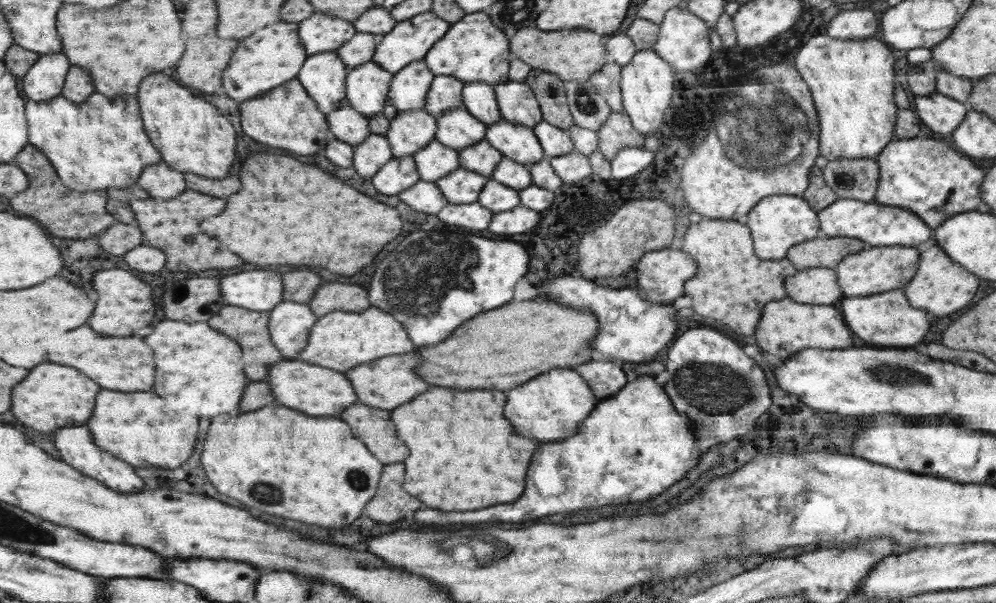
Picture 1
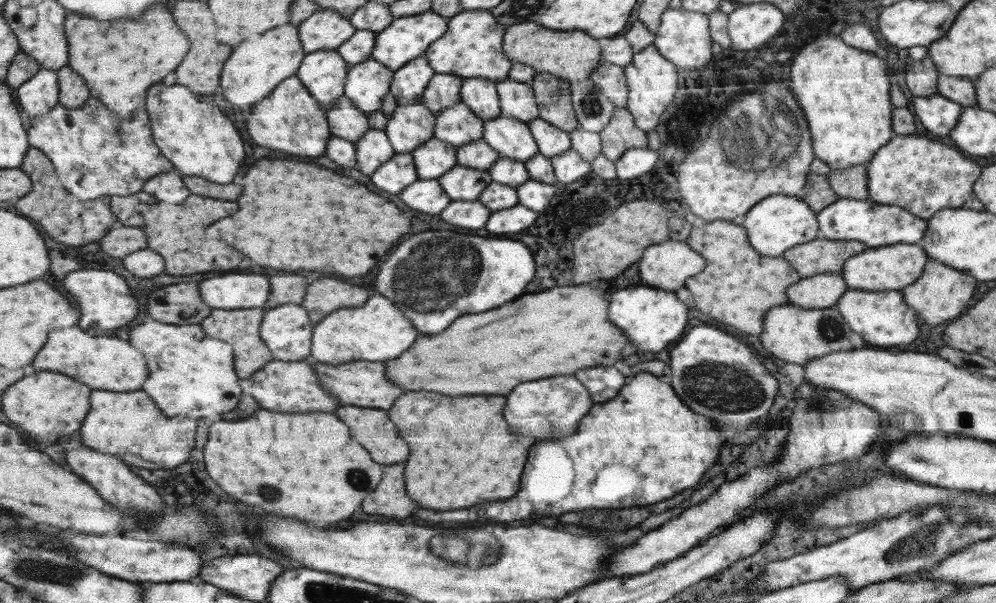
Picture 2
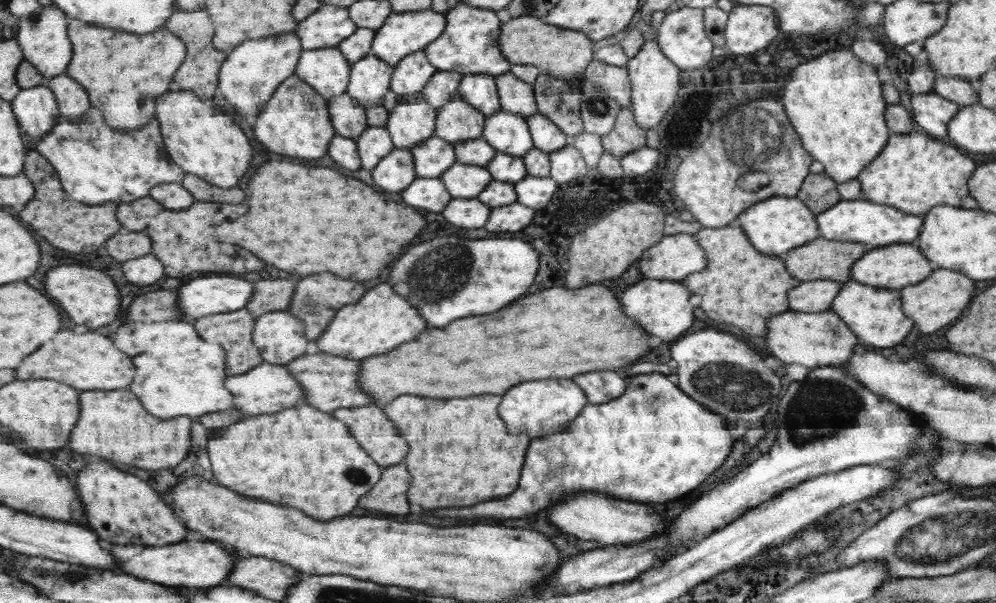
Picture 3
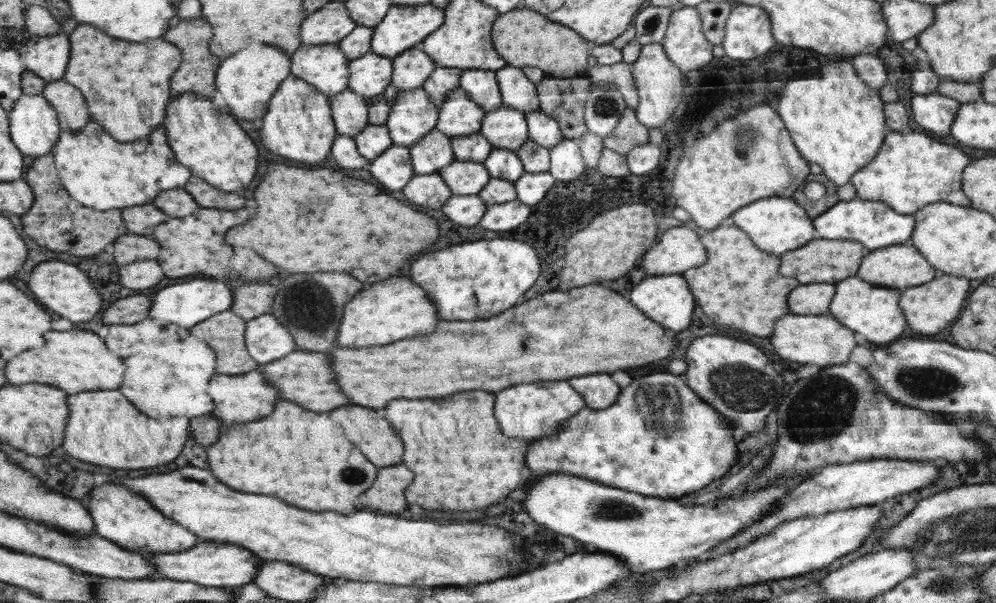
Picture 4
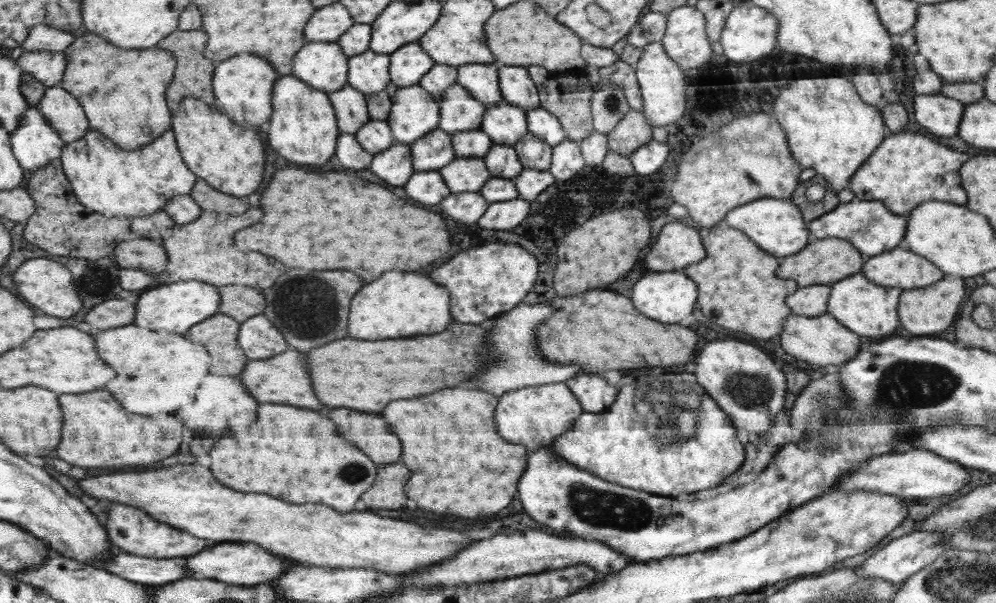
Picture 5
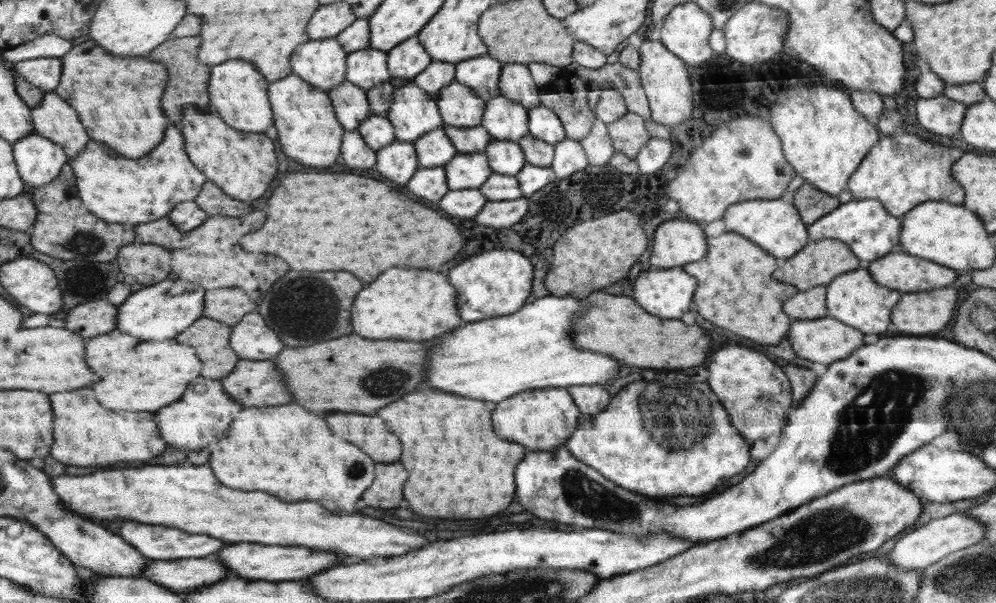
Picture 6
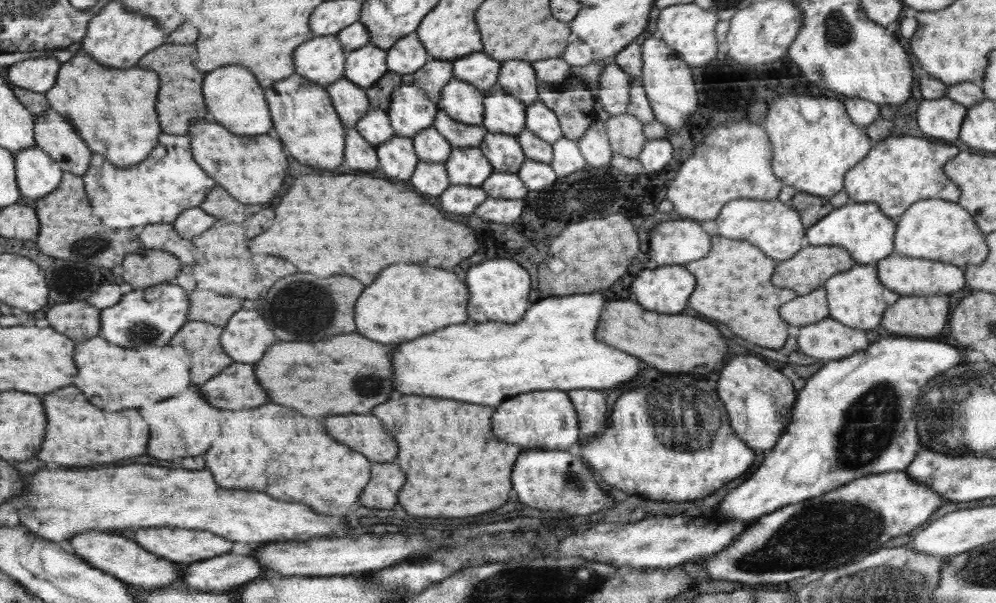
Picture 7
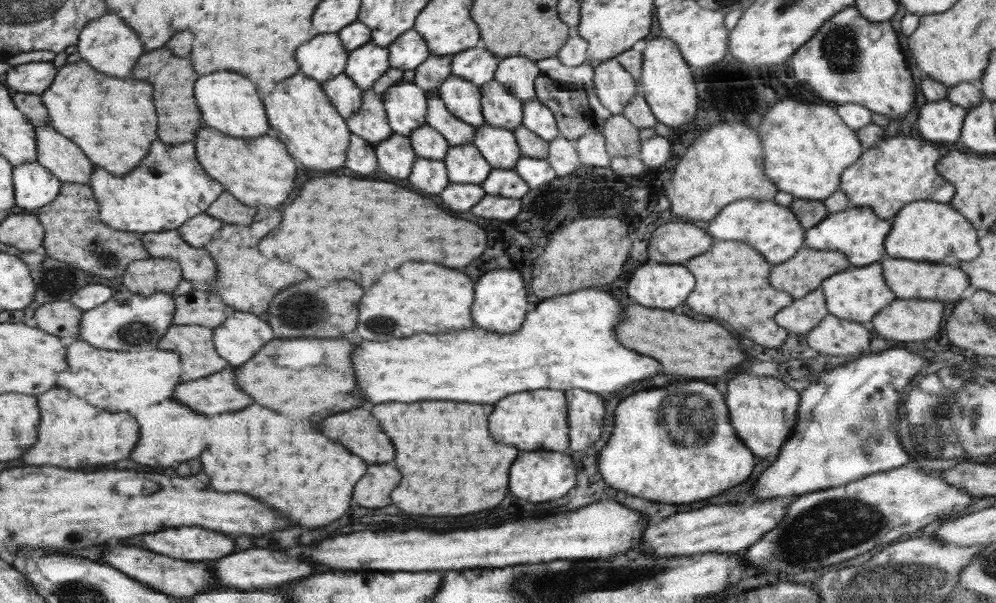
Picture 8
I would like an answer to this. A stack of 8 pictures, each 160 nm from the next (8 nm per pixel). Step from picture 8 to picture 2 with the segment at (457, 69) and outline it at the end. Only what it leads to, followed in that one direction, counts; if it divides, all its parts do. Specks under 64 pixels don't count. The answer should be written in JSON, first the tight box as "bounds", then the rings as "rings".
{"bounds":[461,77,501,121],"rings":[[[481,77],[464,79],[461,84],[461,102],[466,103],[475,115],[487,121],[501,115],[499,98],[496,90],[496,81]]]}

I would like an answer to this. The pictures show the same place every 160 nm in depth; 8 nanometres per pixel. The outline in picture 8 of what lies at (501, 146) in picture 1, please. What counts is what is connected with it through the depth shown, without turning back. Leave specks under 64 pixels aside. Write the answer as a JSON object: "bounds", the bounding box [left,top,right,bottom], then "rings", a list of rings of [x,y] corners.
{"bounds":[480,79,523,131],"rings":[[[492,79],[480,89],[486,124],[511,131],[523,124],[522,102],[507,86]]]}

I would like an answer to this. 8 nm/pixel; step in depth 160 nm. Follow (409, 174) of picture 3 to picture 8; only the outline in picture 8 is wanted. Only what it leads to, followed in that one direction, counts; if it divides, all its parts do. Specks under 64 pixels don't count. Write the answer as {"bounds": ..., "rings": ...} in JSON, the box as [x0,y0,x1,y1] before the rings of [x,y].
{"bounds":[375,133,418,178],"rings":[[[393,133],[388,140],[375,144],[375,150],[380,164],[378,170],[394,178],[408,178],[418,157],[412,140],[400,133]]]}

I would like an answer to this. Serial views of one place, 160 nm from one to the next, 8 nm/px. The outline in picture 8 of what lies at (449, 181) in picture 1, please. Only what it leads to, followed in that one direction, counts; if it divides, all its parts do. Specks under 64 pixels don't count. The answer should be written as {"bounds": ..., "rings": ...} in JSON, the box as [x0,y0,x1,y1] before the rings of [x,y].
{"bounds":[443,143,493,184],"rings":[[[472,143],[452,146],[448,156],[443,158],[445,165],[450,168],[450,182],[472,182],[480,184],[493,169],[489,161]]]}

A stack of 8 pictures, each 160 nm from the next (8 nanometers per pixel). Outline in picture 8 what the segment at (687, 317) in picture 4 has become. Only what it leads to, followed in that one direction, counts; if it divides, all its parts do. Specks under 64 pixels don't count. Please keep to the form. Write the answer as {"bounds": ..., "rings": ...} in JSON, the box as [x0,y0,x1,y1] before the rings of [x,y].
{"bounds":[628,264,694,310],"rings":[[[678,264],[640,266],[628,284],[628,296],[642,306],[672,310],[682,304],[694,288],[694,276]]]}

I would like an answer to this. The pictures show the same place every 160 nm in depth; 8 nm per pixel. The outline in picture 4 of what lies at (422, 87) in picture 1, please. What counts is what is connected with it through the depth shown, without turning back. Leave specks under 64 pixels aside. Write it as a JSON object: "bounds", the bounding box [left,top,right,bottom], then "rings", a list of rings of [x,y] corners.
{"bounds":[393,47,435,91],"rings":[[[420,47],[393,58],[393,85],[398,91],[420,89],[434,72],[435,62]]]}

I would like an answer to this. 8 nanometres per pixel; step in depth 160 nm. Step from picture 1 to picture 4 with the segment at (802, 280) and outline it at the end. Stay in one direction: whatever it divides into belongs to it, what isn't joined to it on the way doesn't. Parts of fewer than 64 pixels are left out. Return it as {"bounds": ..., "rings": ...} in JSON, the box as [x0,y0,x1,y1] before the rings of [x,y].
{"bounds":[790,283,834,315],"rings":[[[812,283],[810,286],[798,286],[794,294],[790,294],[790,312],[800,315],[822,315],[829,313],[833,302],[834,283]]]}

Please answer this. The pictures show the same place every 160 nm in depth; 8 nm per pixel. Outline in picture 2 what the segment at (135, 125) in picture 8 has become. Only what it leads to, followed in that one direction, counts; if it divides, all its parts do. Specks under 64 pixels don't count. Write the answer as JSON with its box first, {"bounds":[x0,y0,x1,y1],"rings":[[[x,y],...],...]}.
{"bounds":[66,6,188,120],"rings":[[[156,6],[146,14],[146,18],[138,20],[122,20],[118,22],[96,22],[76,12],[70,12],[66,21],[67,34],[70,41],[70,64],[86,82],[90,82],[90,90],[94,98],[106,102],[110,110],[118,112],[120,118],[130,120],[134,110],[146,104],[146,92],[152,84],[162,82],[168,72],[174,72],[178,64],[184,60],[188,52],[188,38],[185,32],[178,30],[174,18],[166,8]]]}

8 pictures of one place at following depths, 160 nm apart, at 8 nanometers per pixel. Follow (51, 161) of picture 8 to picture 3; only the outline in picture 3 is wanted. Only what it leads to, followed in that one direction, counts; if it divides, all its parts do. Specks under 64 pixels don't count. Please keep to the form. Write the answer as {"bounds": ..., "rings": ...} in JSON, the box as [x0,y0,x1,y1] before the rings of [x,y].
{"bounds":[49,73,92,122],"rings":[[[66,73],[52,79],[49,87],[57,94],[61,103],[61,113],[65,118],[80,122],[83,114],[92,107],[89,96],[80,86],[80,82],[76,82],[76,79]]]}

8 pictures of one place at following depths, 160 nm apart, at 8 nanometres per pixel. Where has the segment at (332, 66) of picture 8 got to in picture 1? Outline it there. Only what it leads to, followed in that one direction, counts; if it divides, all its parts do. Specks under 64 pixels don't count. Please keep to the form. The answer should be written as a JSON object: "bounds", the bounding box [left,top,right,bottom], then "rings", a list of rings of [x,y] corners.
{"bounds":[297,51,346,115],"rings":[[[335,51],[308,56],[297,79],[305,86],[313,101],[328,115],[344,100],[346,66]]]}

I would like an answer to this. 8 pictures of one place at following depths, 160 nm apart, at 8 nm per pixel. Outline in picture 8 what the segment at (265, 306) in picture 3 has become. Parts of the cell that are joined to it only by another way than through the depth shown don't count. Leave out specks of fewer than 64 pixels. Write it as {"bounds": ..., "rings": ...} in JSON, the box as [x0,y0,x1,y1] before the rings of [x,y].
{"bounds":[173,290,234,327],"rings":[[[193,290],[176,297],[173,324],[213,327],[224,324],[234,309],[208,290]]]}

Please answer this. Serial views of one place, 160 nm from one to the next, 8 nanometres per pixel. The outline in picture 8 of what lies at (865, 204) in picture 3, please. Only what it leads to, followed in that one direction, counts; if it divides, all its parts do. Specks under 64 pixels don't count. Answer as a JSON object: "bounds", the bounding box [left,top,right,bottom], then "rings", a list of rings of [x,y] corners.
{"bounds":[805,206,893,267],"rings":[[[868,206],[852,207],[848,209],[828,215],[818,224],[809,229],[808,240],[805,241],[805,247],[814,250],[837,250],[846,254],[849,262],[854,267],[868,266],[876,263],[883,254],[885,254],[885,238],[889,236],[893,230],[892,220],[878,218],[877,213]]]}

